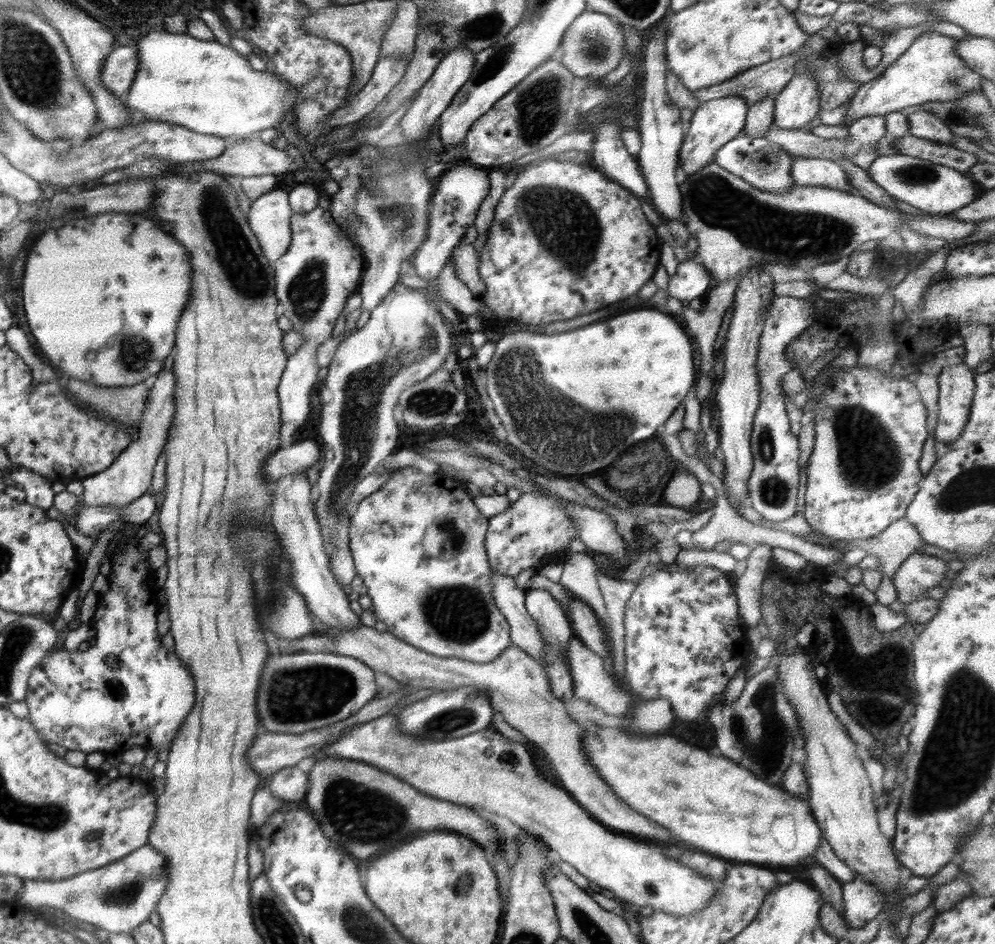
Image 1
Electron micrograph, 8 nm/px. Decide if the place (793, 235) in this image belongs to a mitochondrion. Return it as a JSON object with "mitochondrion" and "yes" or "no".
{"mitochondrion":"yes"}

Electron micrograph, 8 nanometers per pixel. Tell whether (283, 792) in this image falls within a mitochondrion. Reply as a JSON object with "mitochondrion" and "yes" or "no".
{"mitochondrion":"no"}

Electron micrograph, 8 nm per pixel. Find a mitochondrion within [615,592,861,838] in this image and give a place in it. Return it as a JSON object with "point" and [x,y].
{"point":[766,757]}

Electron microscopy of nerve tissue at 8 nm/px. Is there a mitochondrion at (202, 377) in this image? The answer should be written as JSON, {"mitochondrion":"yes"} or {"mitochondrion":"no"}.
{"mitochondrion":"no"}

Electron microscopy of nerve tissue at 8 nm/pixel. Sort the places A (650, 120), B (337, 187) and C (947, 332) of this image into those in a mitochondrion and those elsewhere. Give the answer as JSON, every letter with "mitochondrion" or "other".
{"A":"other","B":"other","C":"other"}

